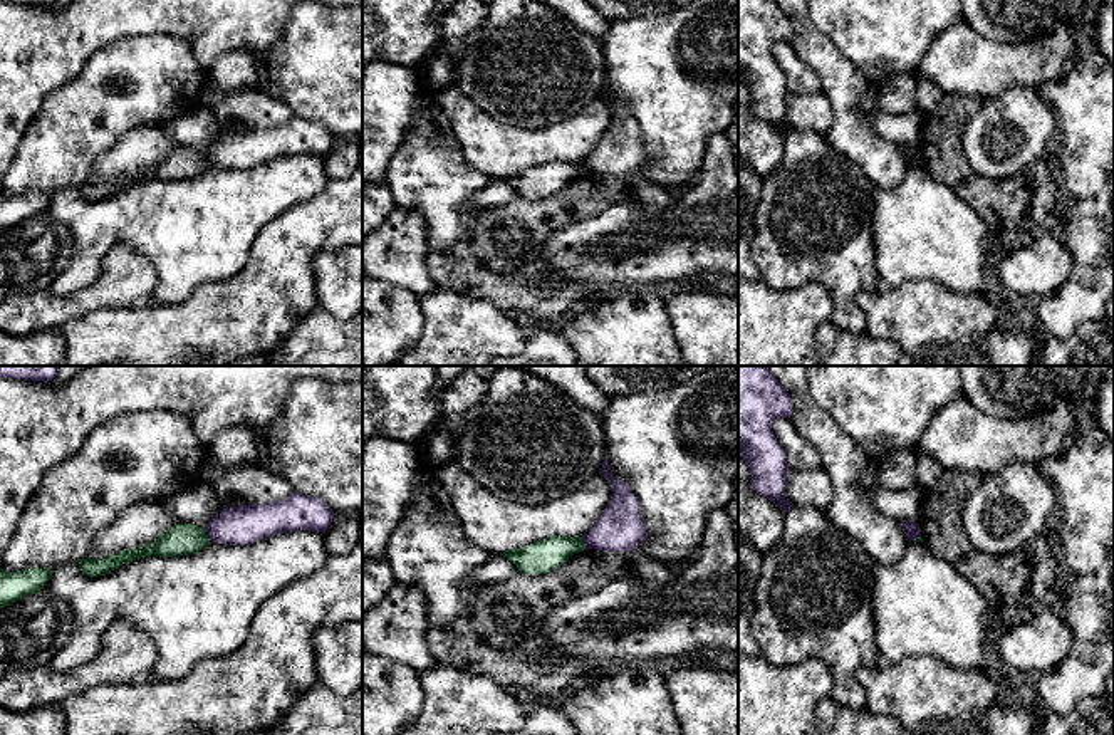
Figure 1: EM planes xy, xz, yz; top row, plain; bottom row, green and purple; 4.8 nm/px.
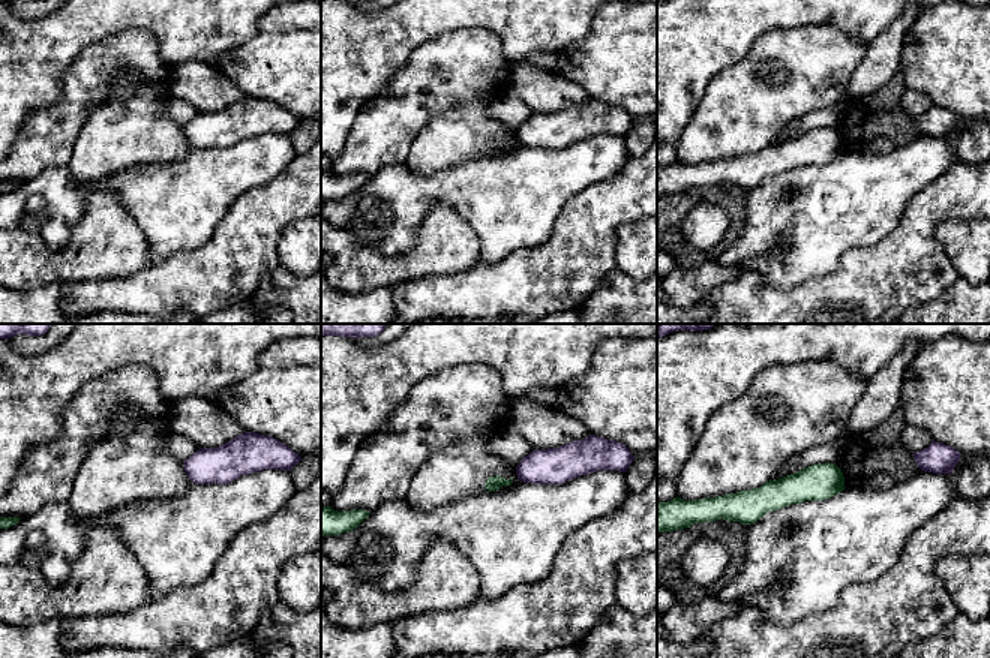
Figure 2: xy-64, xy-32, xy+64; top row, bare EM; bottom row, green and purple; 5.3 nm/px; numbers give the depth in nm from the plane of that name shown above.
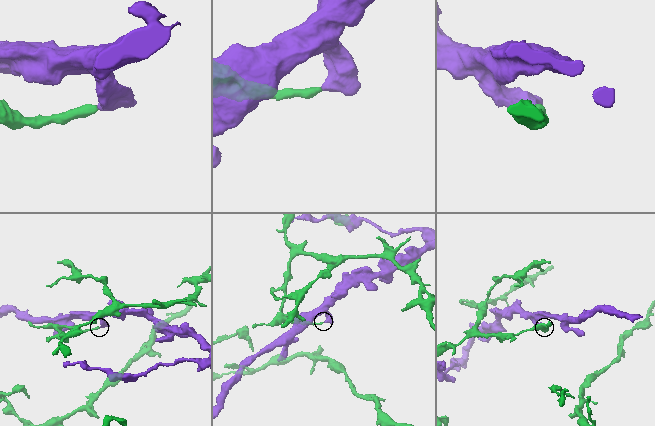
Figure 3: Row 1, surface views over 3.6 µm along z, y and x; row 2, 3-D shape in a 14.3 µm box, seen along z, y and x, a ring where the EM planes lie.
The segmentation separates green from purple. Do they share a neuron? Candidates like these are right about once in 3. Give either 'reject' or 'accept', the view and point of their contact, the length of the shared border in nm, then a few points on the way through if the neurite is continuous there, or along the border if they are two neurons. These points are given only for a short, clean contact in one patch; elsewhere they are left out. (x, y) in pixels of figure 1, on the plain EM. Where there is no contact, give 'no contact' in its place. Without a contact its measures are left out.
reject; meets green in xy at (205, 158); contact 70 nm long; border along xy (203, 153), (210, 163)

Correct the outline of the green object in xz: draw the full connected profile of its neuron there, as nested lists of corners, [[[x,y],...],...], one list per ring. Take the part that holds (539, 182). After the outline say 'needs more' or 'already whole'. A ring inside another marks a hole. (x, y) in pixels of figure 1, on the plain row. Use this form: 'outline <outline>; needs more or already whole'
outline [[[550,159],[528,171],[505,175],[522,198],[547,198],[560,191],[569,181],[586,173],[582,161]]]; already whole

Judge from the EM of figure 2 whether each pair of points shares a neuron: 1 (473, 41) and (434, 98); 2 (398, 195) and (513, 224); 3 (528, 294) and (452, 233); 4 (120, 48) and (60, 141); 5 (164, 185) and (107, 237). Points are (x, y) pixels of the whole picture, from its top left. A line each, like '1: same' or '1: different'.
1: same
2: same
3: different
4: same
5: different

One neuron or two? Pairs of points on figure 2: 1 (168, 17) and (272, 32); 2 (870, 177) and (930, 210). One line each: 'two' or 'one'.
1: two
2: two

